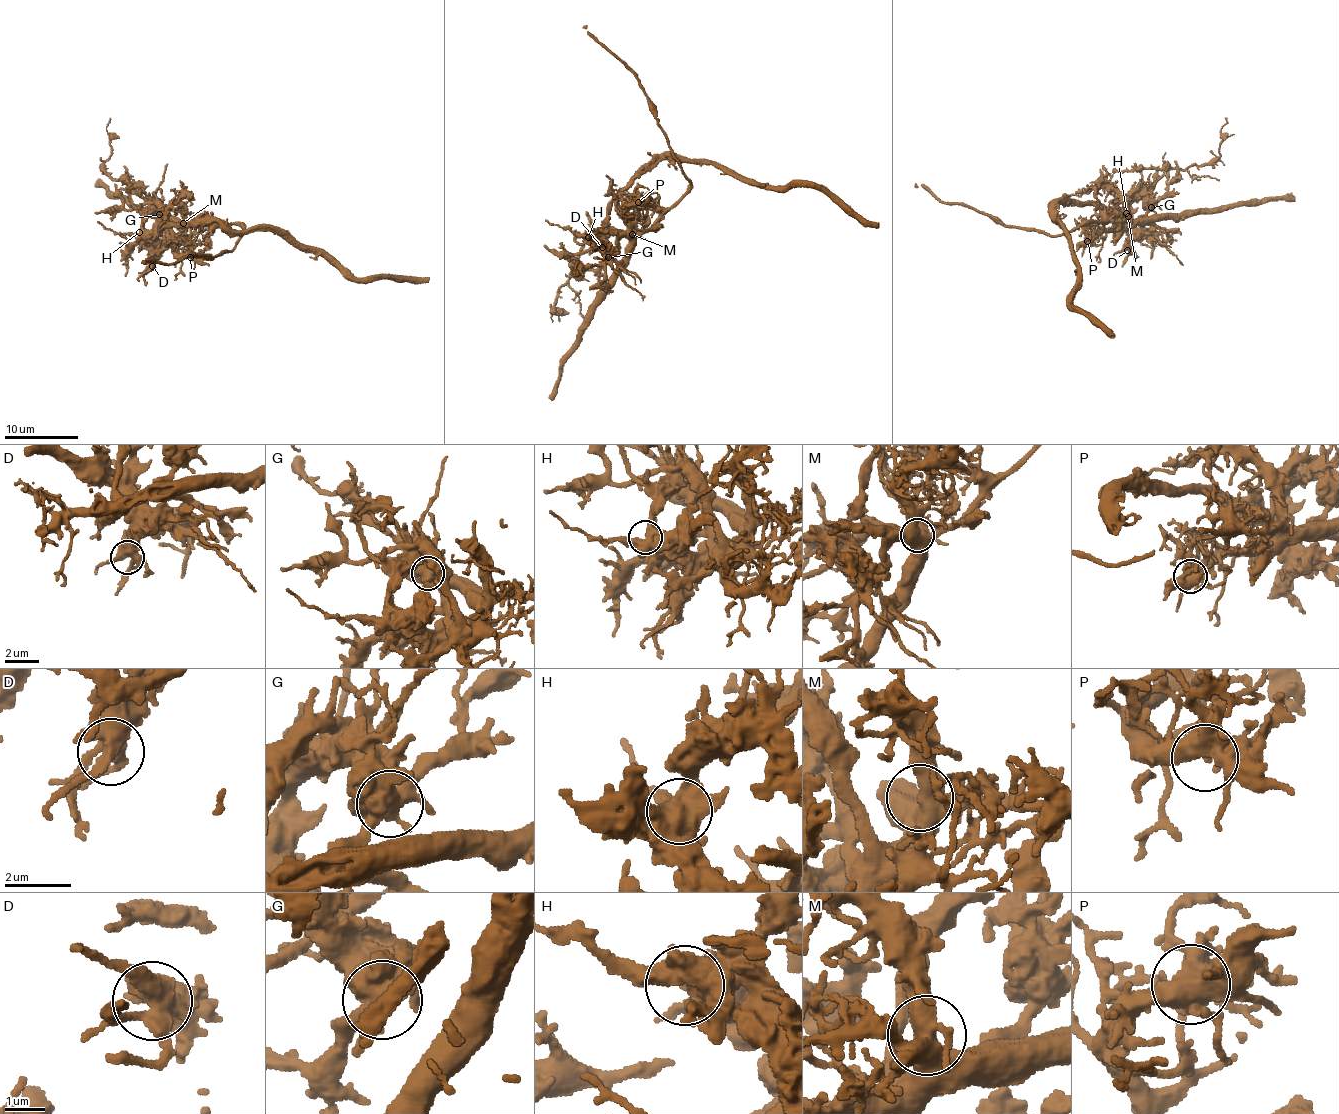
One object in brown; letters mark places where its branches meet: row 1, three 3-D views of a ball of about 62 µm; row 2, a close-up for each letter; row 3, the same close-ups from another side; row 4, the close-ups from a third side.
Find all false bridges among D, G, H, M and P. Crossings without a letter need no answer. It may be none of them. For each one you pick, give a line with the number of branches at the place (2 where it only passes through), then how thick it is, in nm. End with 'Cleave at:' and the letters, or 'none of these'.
G: Branches: 5. Thickness 600 nm
Cleave at: G

